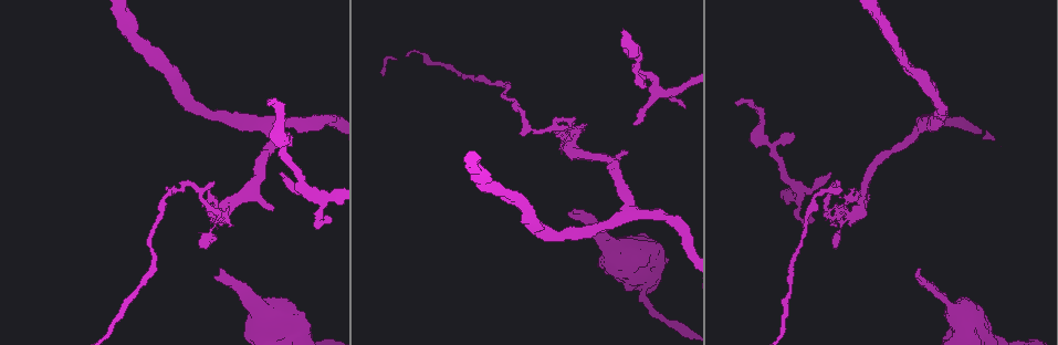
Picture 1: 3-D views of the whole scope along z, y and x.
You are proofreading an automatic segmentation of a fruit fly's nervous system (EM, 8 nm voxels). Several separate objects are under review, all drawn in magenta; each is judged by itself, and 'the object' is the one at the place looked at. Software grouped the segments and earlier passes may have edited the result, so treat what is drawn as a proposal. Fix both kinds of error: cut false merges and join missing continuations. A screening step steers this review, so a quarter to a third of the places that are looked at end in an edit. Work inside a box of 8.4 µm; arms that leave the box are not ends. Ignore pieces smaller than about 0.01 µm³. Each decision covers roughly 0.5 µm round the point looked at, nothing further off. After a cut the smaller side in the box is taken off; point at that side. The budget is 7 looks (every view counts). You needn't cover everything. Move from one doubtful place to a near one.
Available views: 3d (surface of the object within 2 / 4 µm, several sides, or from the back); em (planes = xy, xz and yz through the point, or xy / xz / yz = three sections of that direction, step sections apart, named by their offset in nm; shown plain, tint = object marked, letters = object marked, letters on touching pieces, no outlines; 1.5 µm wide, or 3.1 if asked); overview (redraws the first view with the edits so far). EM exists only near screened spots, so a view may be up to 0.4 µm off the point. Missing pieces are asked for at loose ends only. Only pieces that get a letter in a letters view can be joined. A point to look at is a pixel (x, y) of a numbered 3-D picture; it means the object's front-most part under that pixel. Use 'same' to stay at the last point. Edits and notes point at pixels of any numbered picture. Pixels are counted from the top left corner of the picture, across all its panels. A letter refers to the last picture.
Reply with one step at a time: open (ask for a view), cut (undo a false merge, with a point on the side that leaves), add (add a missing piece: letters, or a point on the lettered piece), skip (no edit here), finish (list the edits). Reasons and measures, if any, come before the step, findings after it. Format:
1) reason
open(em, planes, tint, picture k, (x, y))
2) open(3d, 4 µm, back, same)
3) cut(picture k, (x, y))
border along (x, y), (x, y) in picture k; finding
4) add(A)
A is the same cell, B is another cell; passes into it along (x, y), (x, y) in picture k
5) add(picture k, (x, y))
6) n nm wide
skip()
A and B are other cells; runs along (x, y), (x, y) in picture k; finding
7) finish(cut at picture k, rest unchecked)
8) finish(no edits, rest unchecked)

thin end
open(em, 3.1 µm, planes, plain, picture 1, (623, 30))

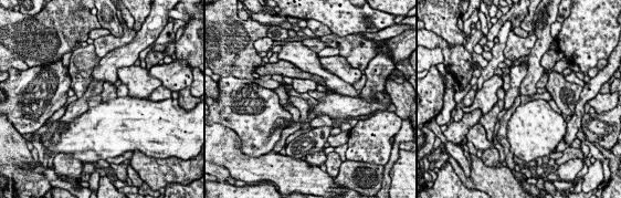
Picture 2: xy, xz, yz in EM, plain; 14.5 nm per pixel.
open(em, 3.1 µm, planes, letters, same)

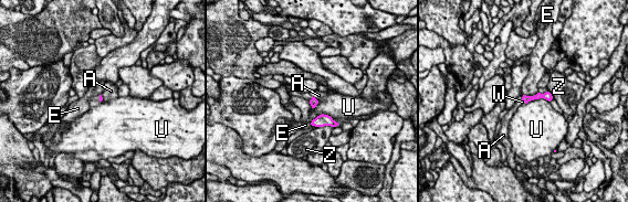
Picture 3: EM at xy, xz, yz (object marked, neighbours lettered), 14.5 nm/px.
U touches over 380 nm
add(picture 3, (307, 96))
W is the same cell, A, E, U and Z are other cells; passes into it along (313, 102), (312, 98), (307, 96) in picture 3; the cell continues

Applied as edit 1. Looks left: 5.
free end
open(3d, 2 µm, picture 1, (283, 172))

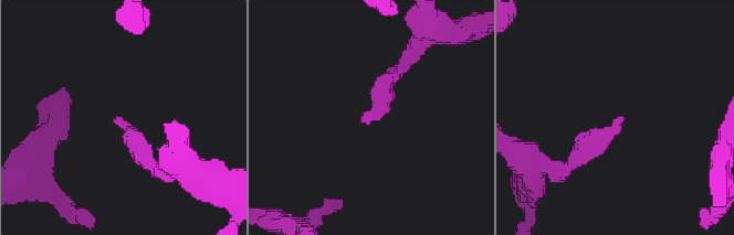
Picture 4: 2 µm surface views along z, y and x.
open(em, xz, step 8, letters, picture 4, (368, 121))

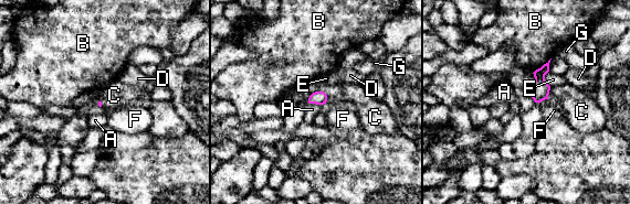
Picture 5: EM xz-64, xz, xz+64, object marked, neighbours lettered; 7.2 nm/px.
open(em, planes, letters, same)

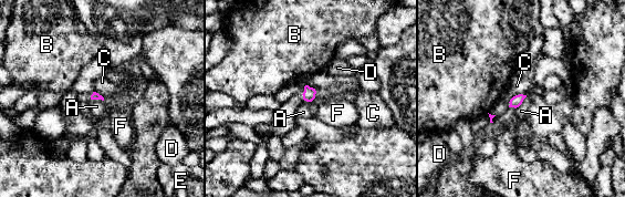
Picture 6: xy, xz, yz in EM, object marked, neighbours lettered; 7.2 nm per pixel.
C touches over 140 nm
skip()
A, B, C, D, E and F are other cells; border along (525, 94), (516, 94), (509, 102) in picture 6; none of them fits

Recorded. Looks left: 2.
free end
open(em, planes, plain, picture 1, (917, 269))

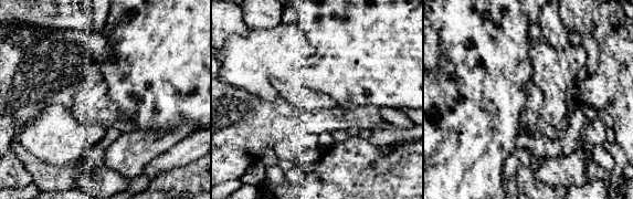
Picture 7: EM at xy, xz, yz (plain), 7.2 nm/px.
what lies round it
open(em, planes, letters, same)

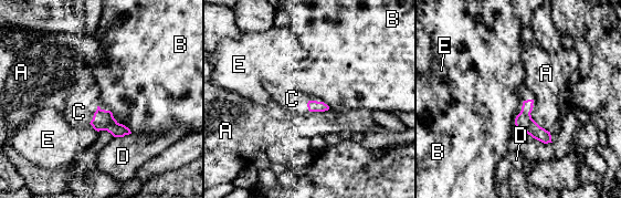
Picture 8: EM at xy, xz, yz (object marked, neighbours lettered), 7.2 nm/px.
add(picture 8, (79, 112))
C is the same cell, A, B, D and E are other cells; the cell continues

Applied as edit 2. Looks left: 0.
finish(add at picture 3, add at picture 8, rest unchecked)

